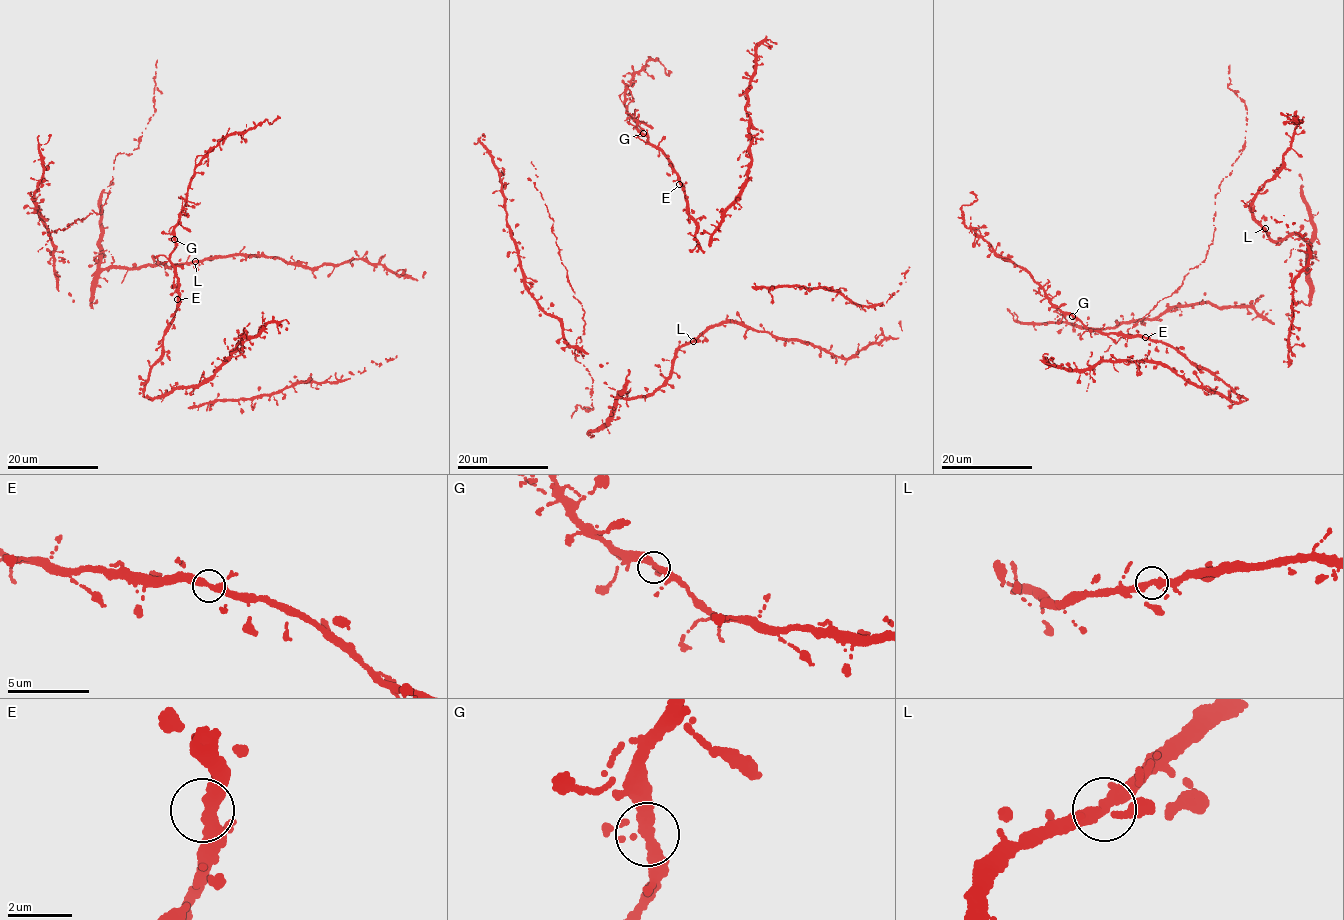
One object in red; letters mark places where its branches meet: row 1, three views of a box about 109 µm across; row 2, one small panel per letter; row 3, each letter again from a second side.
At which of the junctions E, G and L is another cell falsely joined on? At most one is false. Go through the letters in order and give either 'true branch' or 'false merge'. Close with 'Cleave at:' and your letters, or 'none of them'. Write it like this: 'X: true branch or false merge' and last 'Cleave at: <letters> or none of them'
E: true branch
G: true branch
L: true branch
Cleave at: none of them

